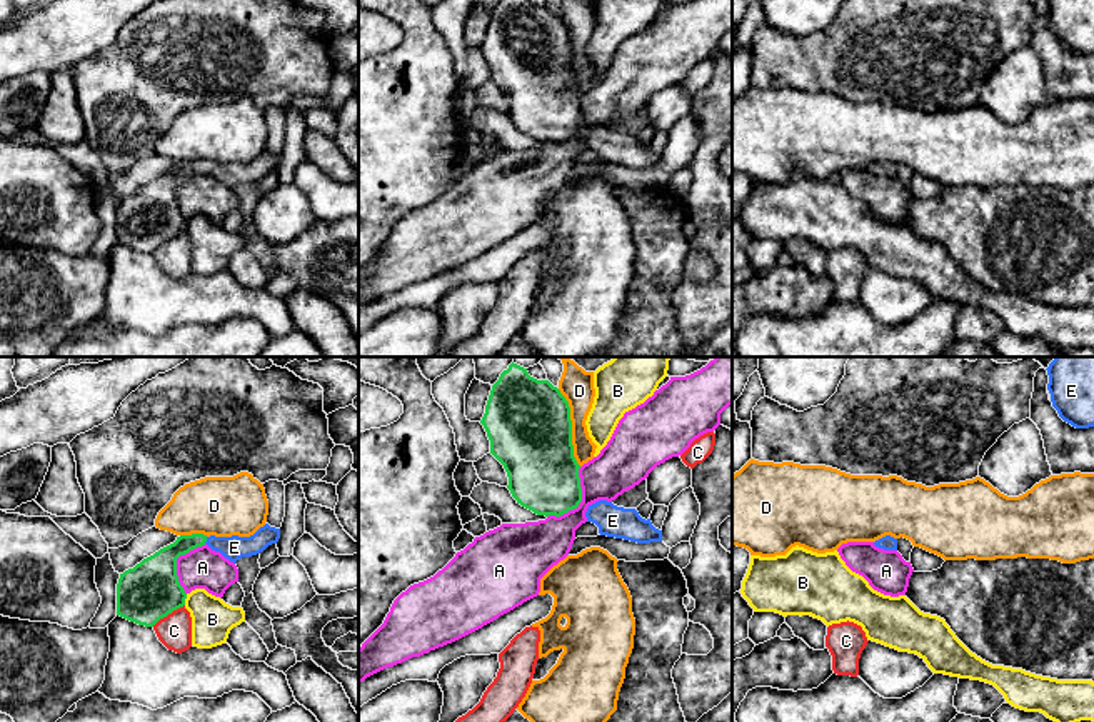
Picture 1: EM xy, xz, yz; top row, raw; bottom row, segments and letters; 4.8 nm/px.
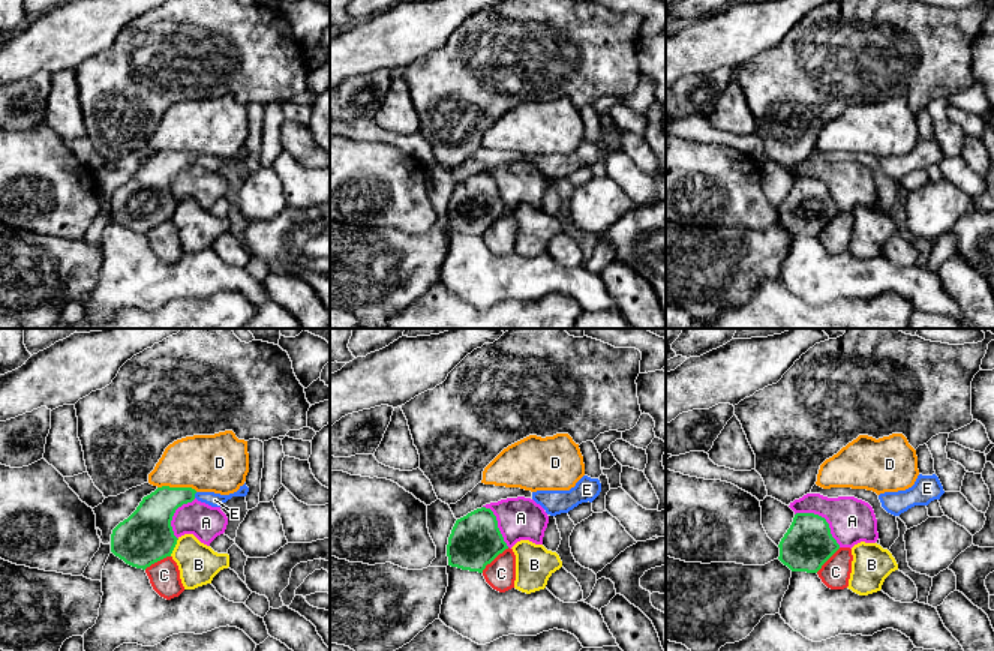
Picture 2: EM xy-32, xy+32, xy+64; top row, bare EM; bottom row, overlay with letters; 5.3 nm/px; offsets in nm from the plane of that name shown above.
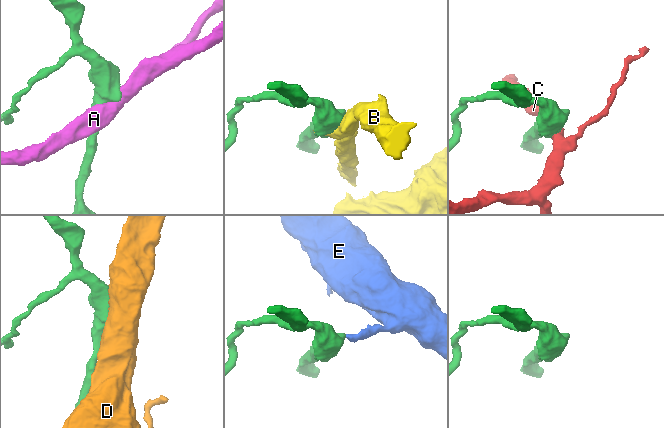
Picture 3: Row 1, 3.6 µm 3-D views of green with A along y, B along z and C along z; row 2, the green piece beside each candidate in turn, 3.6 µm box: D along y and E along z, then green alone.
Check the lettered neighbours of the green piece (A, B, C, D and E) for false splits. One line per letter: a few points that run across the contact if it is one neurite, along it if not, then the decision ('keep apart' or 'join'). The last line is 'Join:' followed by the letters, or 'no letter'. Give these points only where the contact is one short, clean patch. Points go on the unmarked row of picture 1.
A: keep apart
B: keep apart
C: keep apart
D: keep apart
E: line xy (162, 192), (184, 170), (205, 167), (234, 174); join
Join: E

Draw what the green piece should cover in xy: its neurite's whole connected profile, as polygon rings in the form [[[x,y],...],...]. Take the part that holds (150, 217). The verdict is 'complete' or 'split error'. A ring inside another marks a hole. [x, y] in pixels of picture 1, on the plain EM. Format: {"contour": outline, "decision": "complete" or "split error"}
{"contour": [[[265,150],[250,163],[180,162],[133,195],[120,200],[117,210],[117,242],[138,252],[153,253],[160,245],[185,232],[187,220],[178,208],[177,185],[208,172],[230,188],[252,183],[277,170],[280,155]]], "decision": "split error"}

